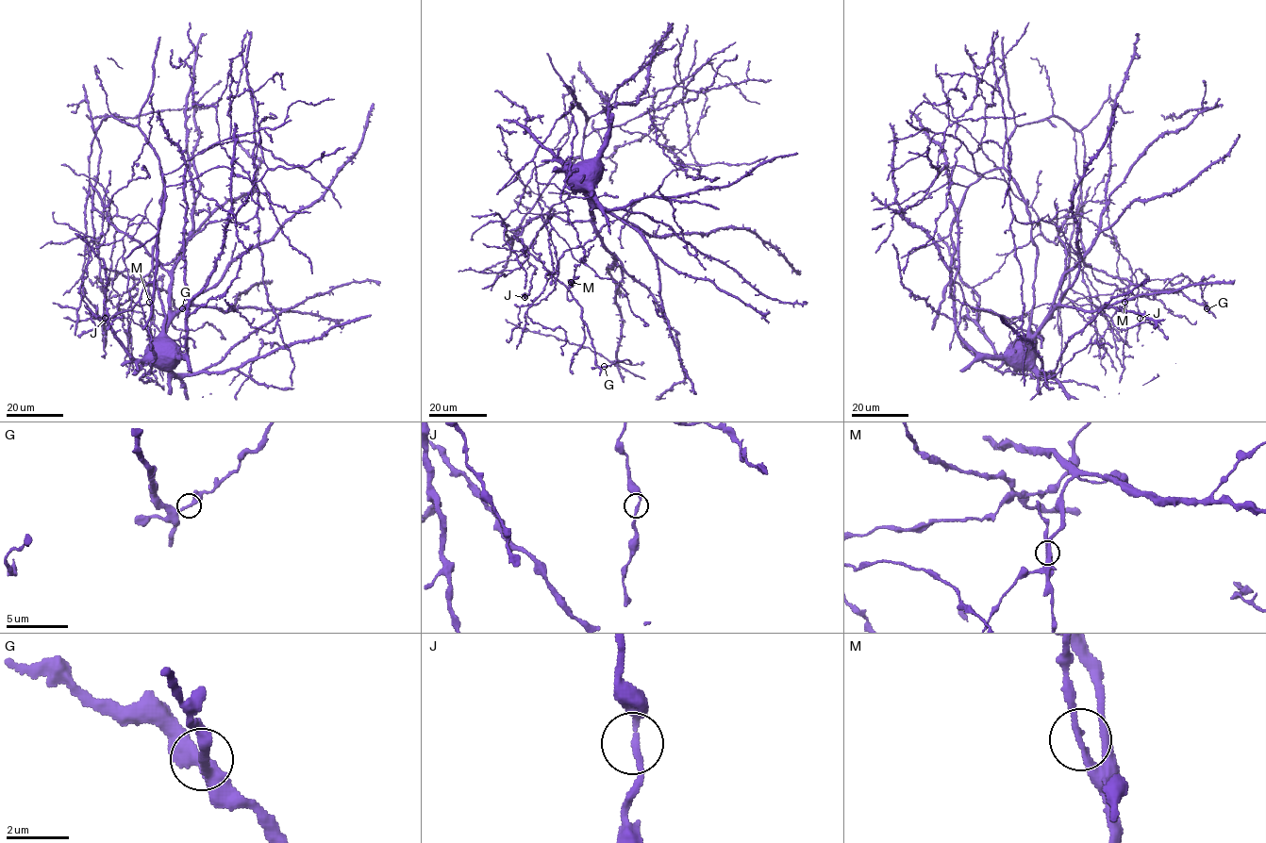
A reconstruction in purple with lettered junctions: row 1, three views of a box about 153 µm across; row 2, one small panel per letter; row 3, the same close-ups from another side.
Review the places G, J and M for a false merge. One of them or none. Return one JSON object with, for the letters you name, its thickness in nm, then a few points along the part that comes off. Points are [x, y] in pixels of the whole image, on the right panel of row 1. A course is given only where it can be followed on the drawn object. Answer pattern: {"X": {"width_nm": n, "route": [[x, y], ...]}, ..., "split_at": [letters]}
{"M": {"width_nm": 240, "route": [[1124, 302], [1123, 289]]}, "split_at": ["M"]}

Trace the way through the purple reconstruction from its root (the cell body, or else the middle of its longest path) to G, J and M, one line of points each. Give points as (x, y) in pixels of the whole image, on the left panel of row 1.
G: (167, 346), (170, 274), (141, 245), (94, 209), (93, 241), (98, 263), (169, 292), (174, 305), (182, 308)
J: (167, 346), (164, 309), (152, 270), (158, 230), (141, 215), (120, 216), (110, 201), (115, 234), (105, 318)
M: (167, 346), (170, 274), (94, 209), (98, 263), (141, 278), (149, 302)

